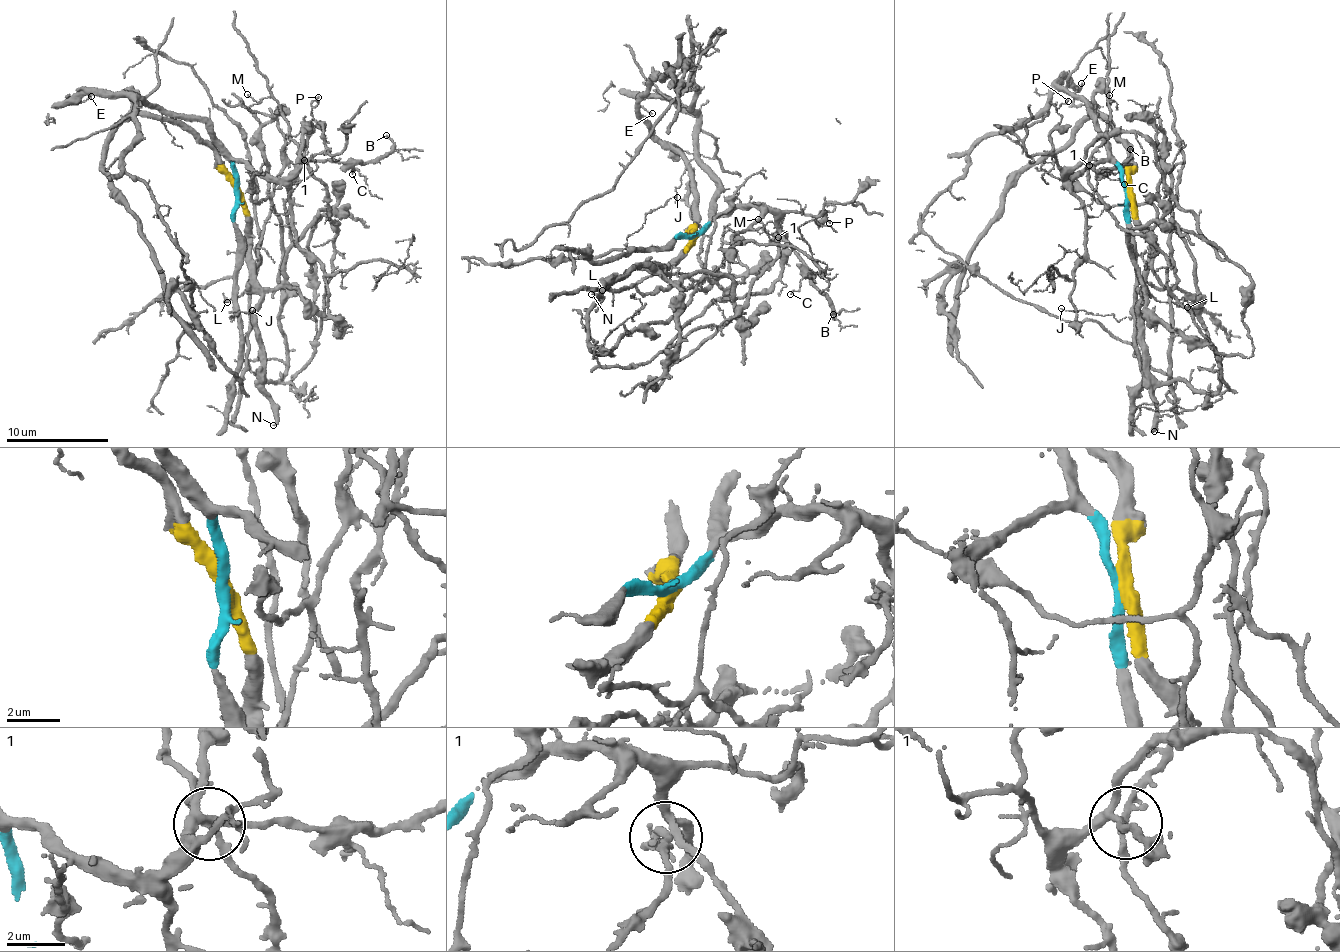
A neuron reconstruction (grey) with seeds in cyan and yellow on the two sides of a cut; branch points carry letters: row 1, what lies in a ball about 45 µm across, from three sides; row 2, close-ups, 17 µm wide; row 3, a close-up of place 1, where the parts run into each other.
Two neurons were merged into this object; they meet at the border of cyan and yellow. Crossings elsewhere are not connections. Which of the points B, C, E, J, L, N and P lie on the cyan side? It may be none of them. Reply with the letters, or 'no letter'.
B, C, E, J, P

